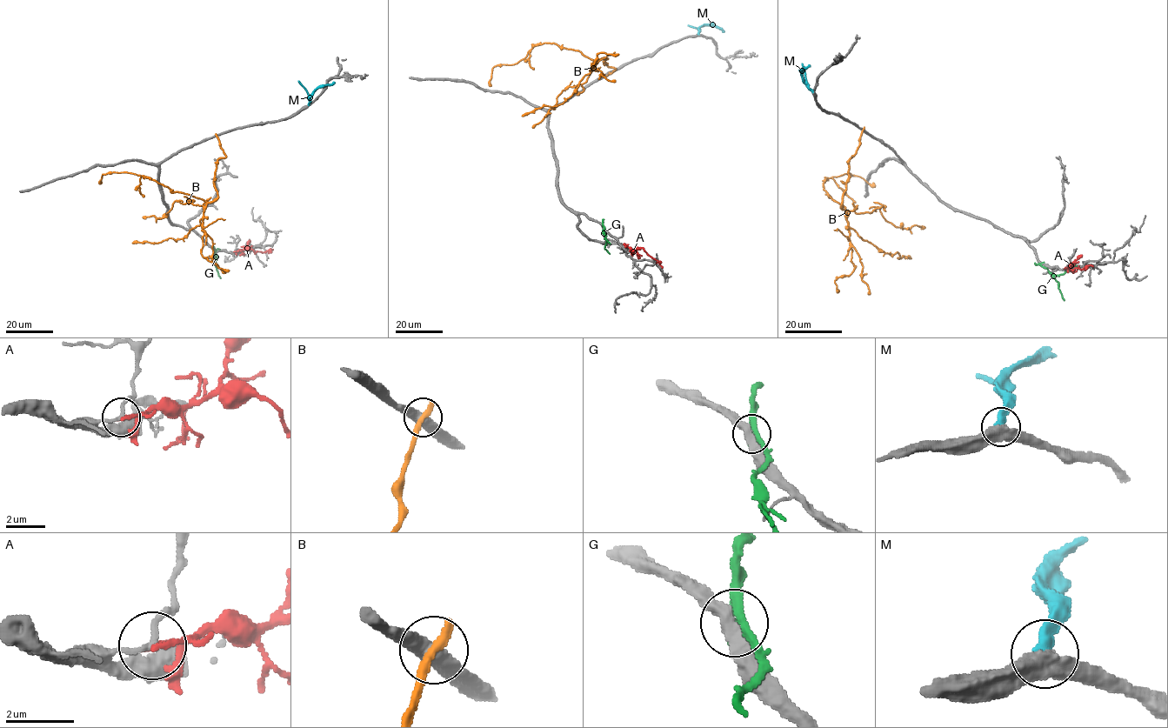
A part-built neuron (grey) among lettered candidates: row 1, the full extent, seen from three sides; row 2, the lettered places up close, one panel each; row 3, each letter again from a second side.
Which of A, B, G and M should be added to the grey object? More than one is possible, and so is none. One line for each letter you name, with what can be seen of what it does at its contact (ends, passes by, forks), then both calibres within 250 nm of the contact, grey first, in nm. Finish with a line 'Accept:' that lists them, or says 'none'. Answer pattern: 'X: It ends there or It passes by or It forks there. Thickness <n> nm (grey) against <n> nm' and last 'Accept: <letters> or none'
M: It ends there. Thickness 440 nm (grey) against 440 nm
Accept: M

